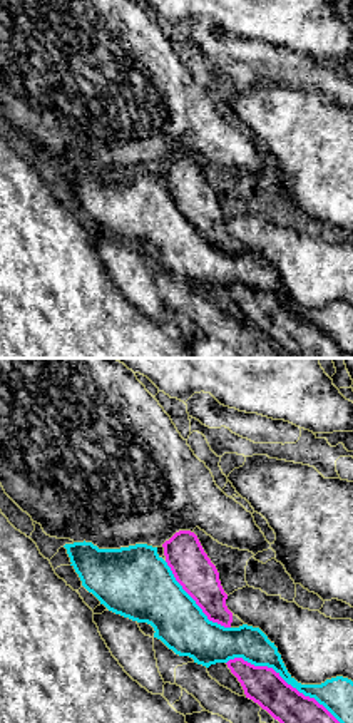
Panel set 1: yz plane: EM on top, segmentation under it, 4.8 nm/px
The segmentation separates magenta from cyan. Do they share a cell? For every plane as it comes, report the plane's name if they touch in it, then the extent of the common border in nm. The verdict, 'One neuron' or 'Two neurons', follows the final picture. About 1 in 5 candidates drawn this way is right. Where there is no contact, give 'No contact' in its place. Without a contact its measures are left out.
Touches magenta in yz. Shared border 700 nm

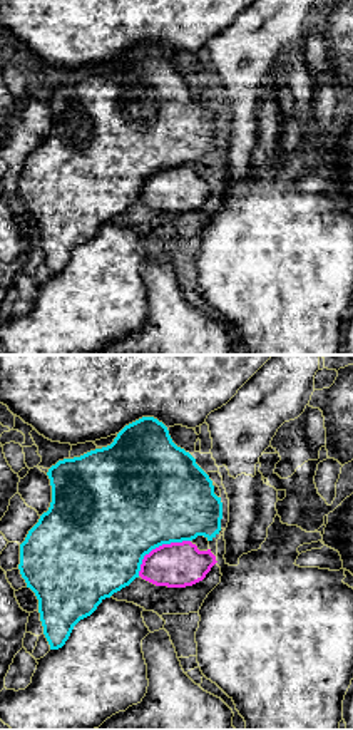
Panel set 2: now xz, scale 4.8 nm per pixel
Touches magenta in xz. Shared border 300 nm

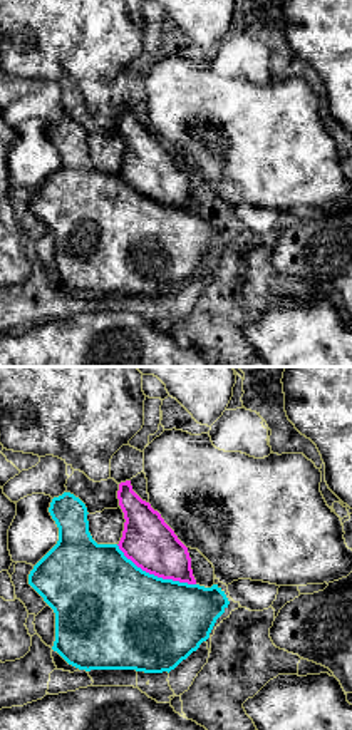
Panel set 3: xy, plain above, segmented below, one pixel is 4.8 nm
Touches magenta in xy. Shared border 440 nm

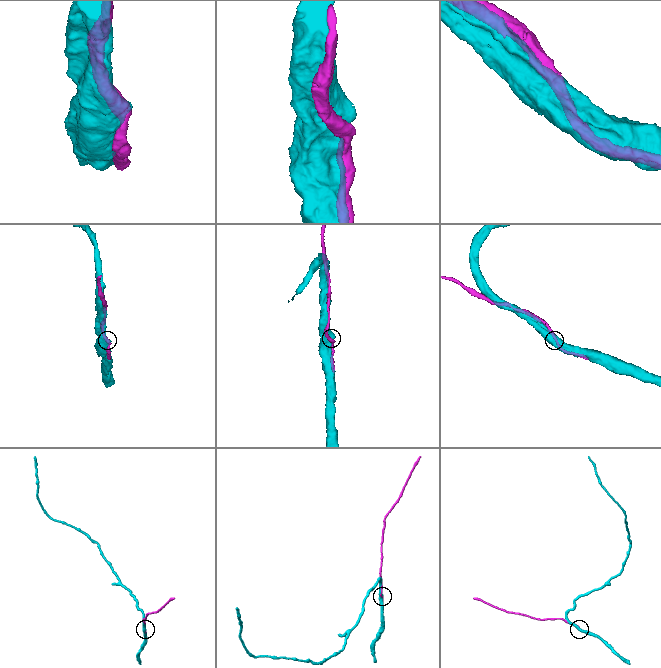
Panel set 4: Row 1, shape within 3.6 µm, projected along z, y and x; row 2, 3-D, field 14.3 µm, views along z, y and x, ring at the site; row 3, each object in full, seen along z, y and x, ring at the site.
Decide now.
One neuron

